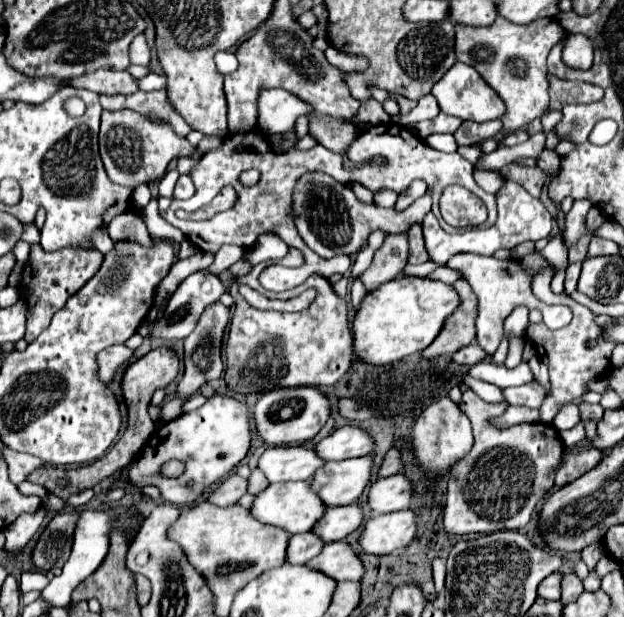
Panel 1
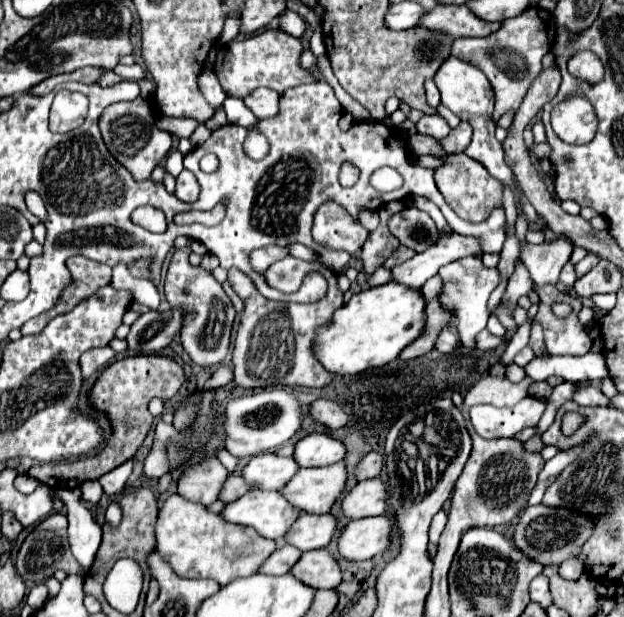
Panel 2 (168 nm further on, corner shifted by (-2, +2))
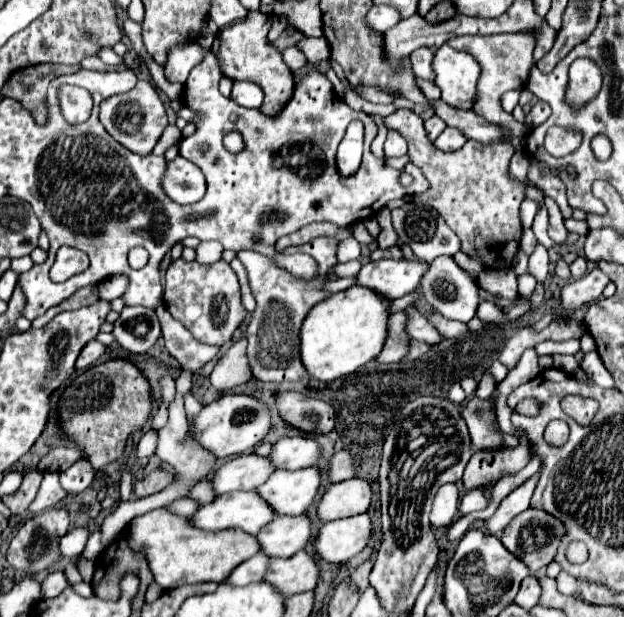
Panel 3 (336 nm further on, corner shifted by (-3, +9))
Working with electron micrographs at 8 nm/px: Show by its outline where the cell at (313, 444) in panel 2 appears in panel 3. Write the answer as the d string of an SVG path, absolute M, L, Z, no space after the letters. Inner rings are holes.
M282 438L270 452L274 470L302 470L314 466L318 458L320 448L312 438Z

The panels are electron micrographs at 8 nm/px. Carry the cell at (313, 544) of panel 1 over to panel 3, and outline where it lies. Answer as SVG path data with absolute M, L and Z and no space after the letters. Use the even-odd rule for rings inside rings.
M256 554L252 556L250 560L242 562L240 566L236 566L230 576L226 580L222 580L222 584L230 584L230 586L248 586L252 582L260 582L262 576L266 574L266 568L268 568L268 562L266 556L262 554Z

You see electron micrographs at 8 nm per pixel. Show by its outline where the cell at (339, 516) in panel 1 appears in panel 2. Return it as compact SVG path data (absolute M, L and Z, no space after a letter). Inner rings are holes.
M303 513L301 519L297 519L297 523L285 535L285 541L299 547L301 551L321 549L331 543L337 531L337 525L339 525L339 519L331 513L325 513L325 515Z

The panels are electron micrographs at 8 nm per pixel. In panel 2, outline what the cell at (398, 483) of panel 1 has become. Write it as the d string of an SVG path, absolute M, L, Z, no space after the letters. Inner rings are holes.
M381 479L359 481L341 503L343 513L351 519L373 517L387 511L387 487Z

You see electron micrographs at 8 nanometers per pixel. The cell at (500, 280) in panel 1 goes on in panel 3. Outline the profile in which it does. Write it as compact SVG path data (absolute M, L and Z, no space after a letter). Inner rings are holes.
M438 256L436 260L432 260L428 272L422 276L420 282L420 292L430 302L430 306L438 310L444 318L458 320L458 322L470 322L474 318L476 308L480 304L476 290L478 290L476 280L470 278L462 268L458 268L452 256Z

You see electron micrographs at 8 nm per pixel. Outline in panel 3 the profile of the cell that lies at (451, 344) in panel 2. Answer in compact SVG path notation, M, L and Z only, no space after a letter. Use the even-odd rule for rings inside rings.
M412 304L408 306L406 310L406 334L410 338L416 338L416 340L430 340L430 344L436 344L440 342L440 334L438 330L422 316L422 312Z

